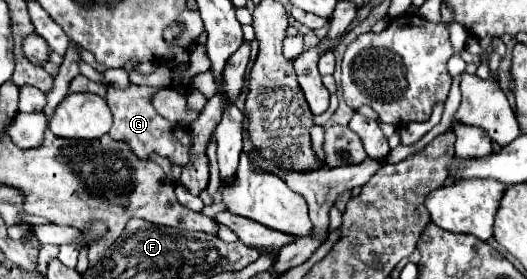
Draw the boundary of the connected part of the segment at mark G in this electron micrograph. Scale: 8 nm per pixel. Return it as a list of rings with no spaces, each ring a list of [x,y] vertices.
[[[129,85],[125,89],[109,87],[107,105],[113,113],[113,127],[111,127],[109,135],[115,141],[125,141],[129,145],[129,149],[143,161],[147,161],[151,153],[157,153],[157,155],[169,159],[173,165],[185,167],[191,161],[191,157],[189,157],[191,147],[193,147],[191,133],[187,127],[173,125],[155,111],[151,101],[159,89],[161,87],[145,87],[145,85]]]

